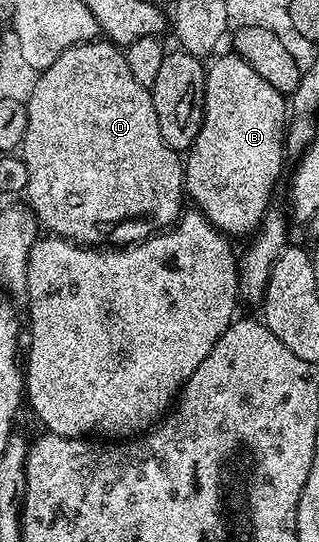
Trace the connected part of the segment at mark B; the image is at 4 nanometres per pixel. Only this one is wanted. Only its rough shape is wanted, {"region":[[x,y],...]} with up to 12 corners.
{"region":[[245,58],[206,65],[185,192],[254,233],[283,172],[289,104]]}

